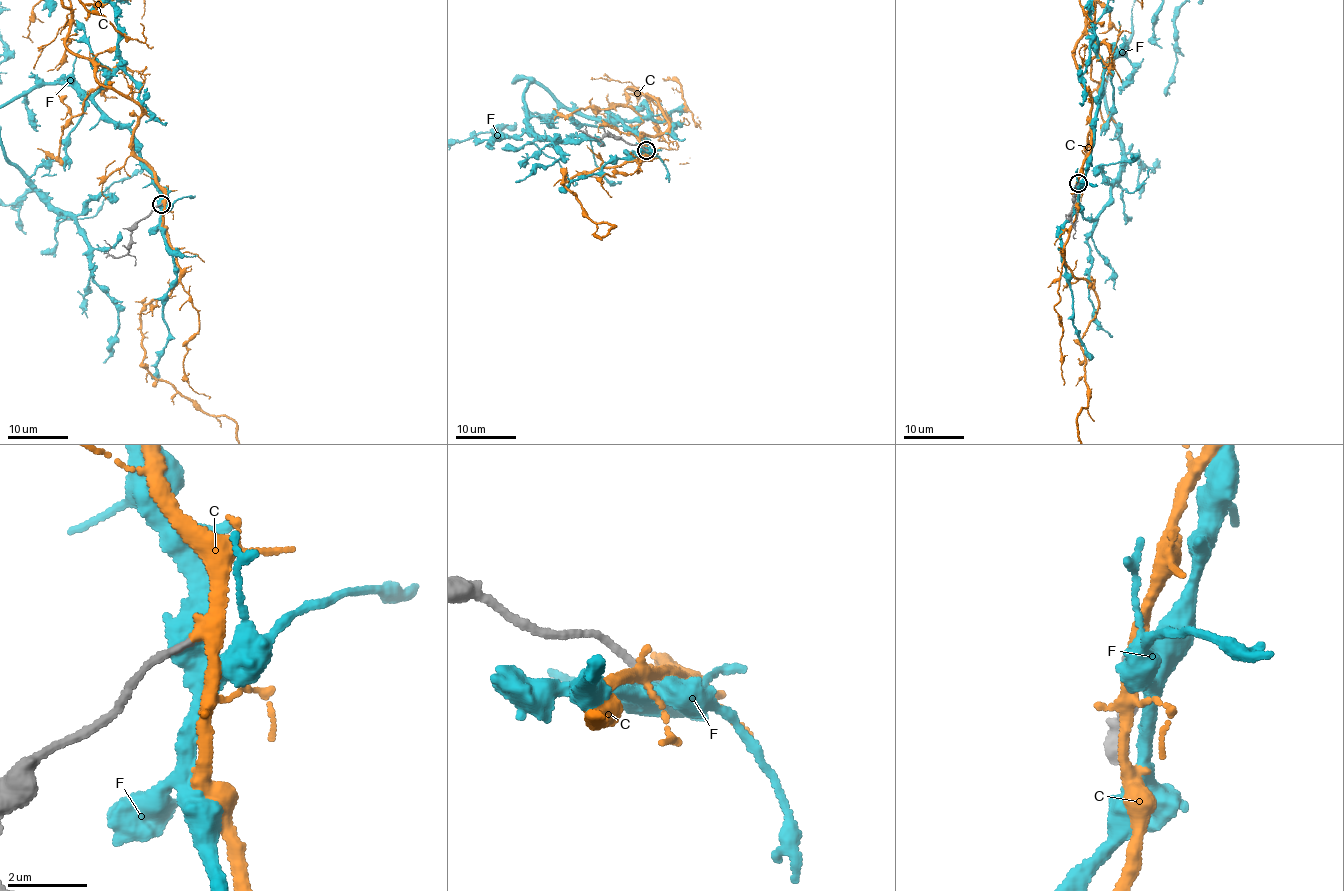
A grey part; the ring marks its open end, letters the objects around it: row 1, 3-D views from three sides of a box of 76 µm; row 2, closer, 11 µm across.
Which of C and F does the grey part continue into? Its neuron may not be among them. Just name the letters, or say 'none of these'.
C

